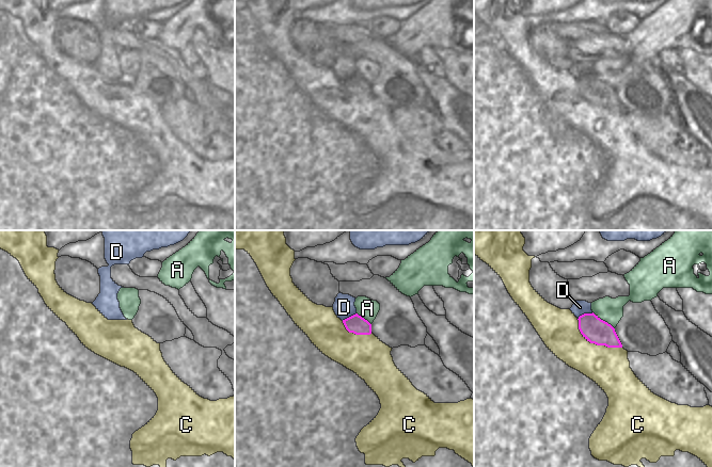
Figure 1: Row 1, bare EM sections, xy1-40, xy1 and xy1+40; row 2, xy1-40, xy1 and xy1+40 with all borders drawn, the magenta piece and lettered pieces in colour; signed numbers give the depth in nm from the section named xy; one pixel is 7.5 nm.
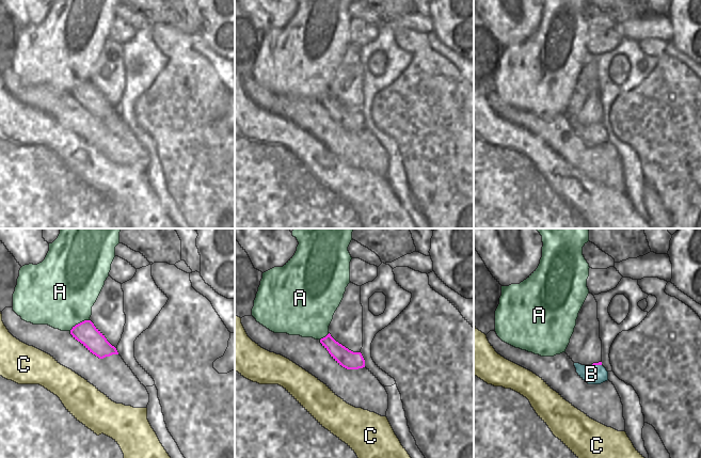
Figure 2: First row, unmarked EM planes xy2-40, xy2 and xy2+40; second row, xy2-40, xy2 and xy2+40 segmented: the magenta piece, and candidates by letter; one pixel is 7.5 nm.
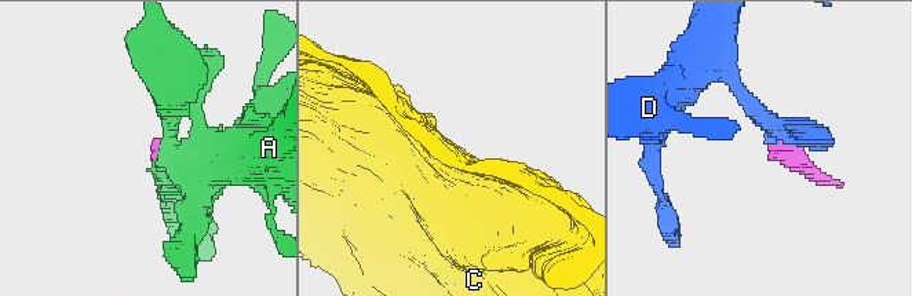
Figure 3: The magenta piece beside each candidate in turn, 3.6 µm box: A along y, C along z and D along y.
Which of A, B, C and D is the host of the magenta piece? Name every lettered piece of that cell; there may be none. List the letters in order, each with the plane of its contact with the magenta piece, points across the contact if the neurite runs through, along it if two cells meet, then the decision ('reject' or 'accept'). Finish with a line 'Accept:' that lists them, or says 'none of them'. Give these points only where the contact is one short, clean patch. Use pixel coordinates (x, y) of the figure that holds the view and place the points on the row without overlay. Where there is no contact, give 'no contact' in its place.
A: contact in xy1+40; reject
B: contact in xy2+40; way xy2+40 (600, 124), (596, 125), (591, 135); accept
C: contact in xy1+40; reject
D: contact in xy1+40; border xy1+40 (592, 74), (584, 74), (578, 80); reject
Accept: B

